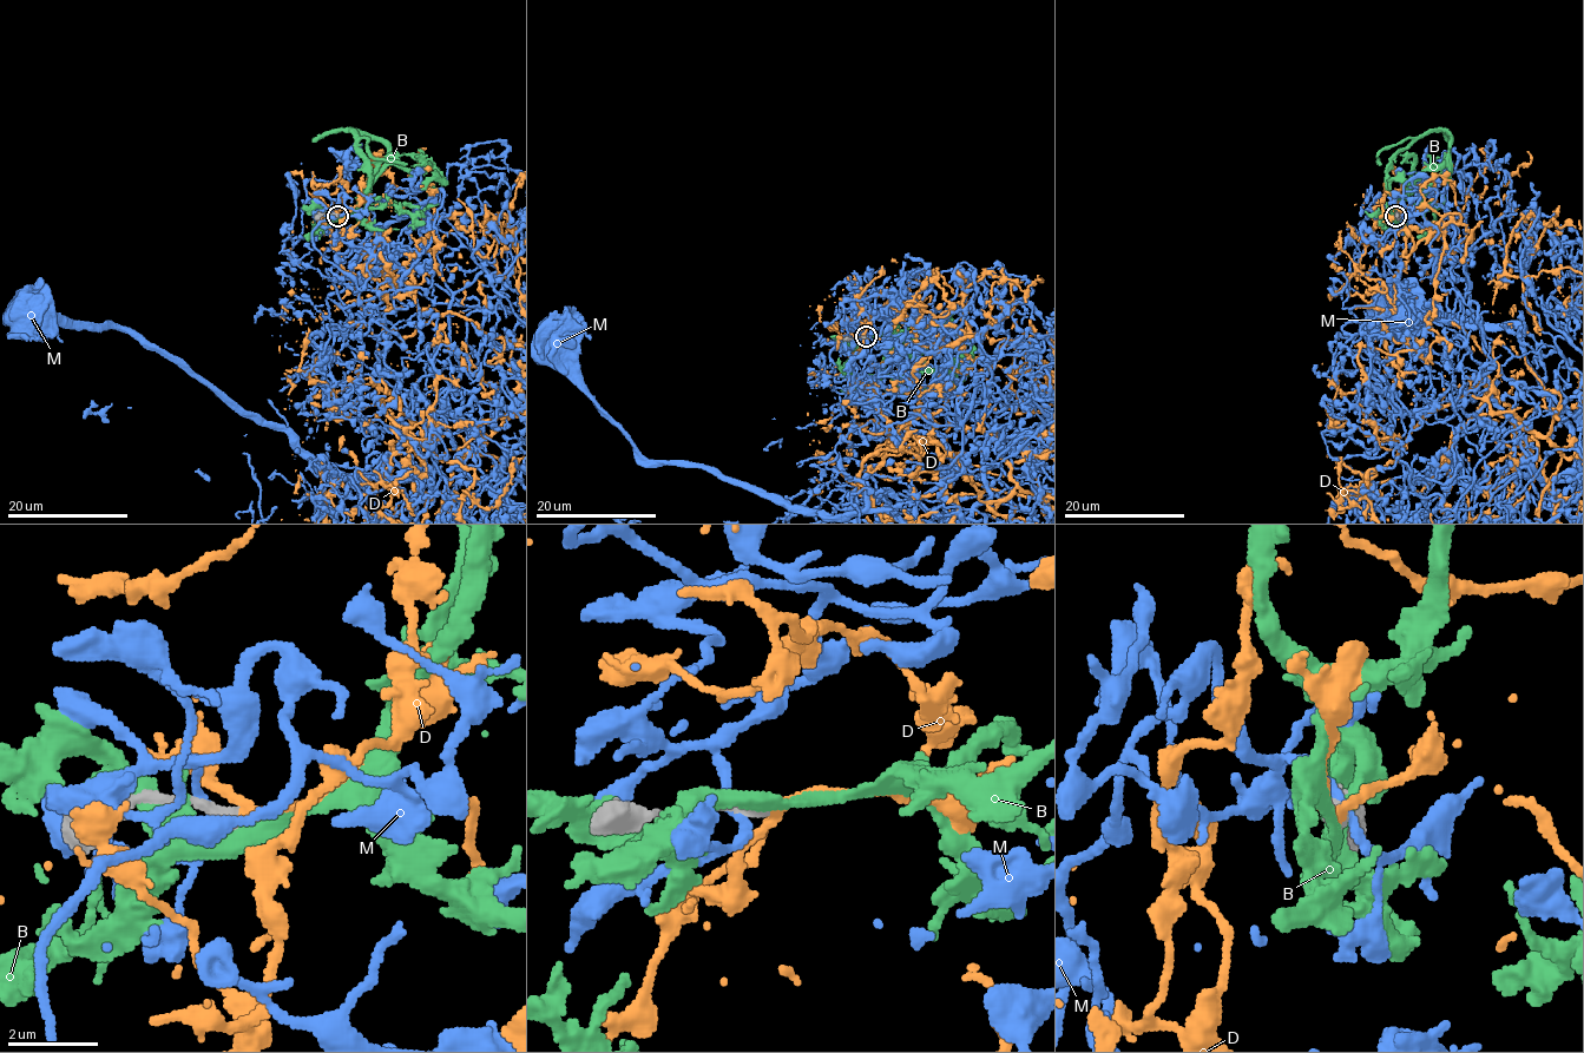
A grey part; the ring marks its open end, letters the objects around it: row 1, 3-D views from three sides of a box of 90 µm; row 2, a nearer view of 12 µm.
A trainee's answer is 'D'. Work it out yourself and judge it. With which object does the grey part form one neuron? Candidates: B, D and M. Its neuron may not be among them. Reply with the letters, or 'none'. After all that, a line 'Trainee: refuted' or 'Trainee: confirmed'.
D
Trainee: confirmed

